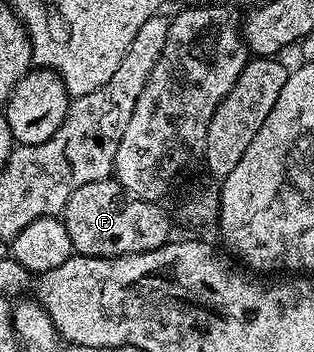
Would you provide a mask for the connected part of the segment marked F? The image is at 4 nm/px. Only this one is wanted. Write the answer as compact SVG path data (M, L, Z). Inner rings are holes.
M113 177L81 185L69 197L61 220L62 230L77 255L112 259L118 255L145 253L157 249L172 238L171 219L159 203L133 197Z

